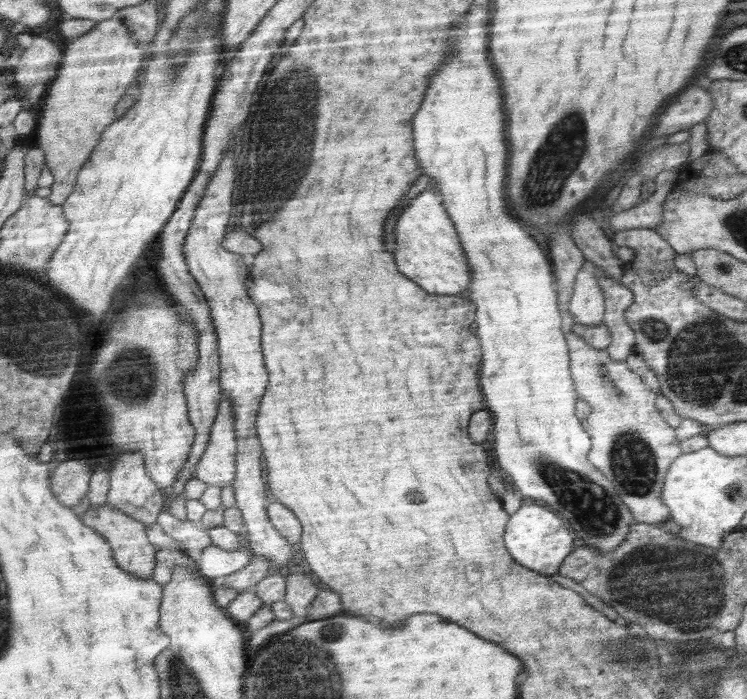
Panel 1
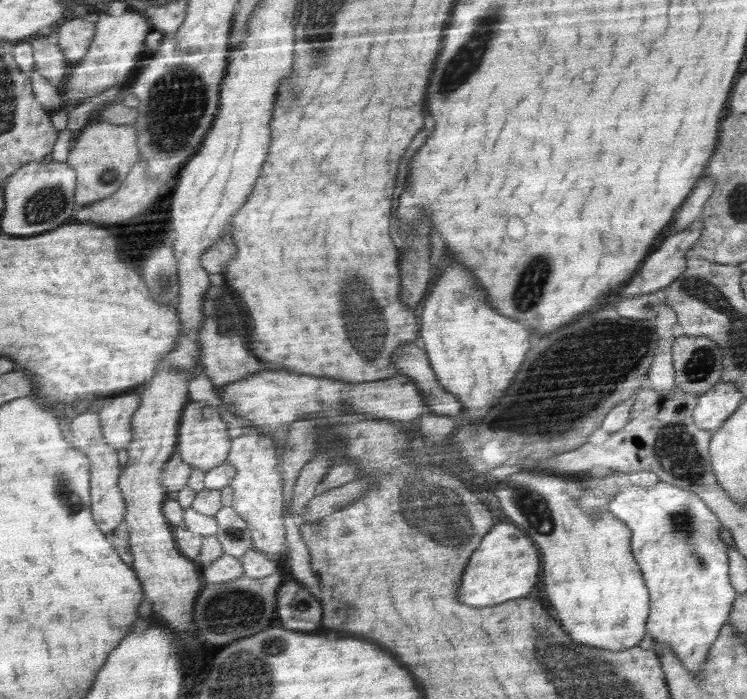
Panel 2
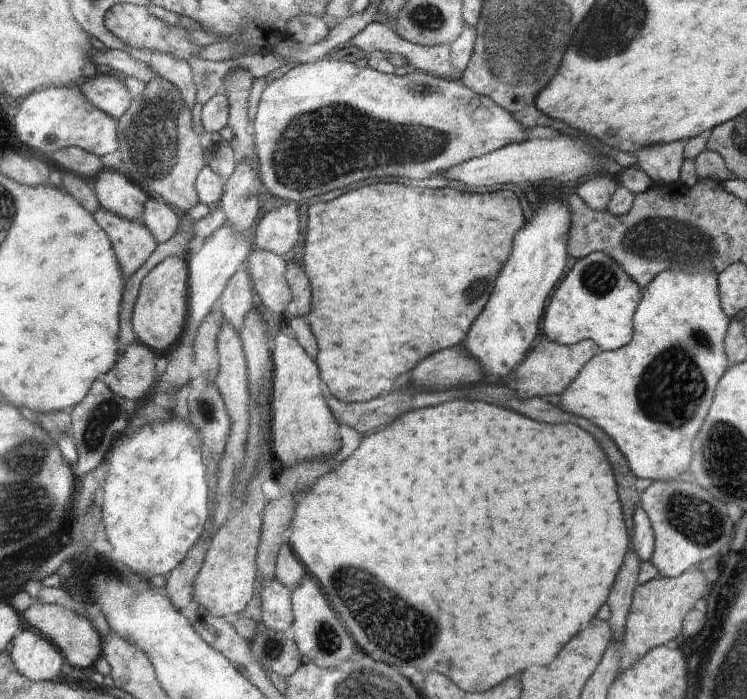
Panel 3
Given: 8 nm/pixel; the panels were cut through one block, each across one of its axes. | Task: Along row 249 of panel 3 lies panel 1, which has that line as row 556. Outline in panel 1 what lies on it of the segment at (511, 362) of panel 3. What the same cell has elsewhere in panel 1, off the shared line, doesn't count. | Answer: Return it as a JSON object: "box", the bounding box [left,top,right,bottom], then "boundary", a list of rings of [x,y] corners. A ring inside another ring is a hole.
{"box":[506,502,575,576],"boundary":[[[528,502],[514,516],[510,516],[510,528],[506,528],[506,548],[510,548],[508,551],[518,564],[544,576],[556,574],[570,552],[575,549],[574,534],[566,530],[564,520],[560,520],[554,510],[548,510],[548,506],[540,506],[540,502]]]}

